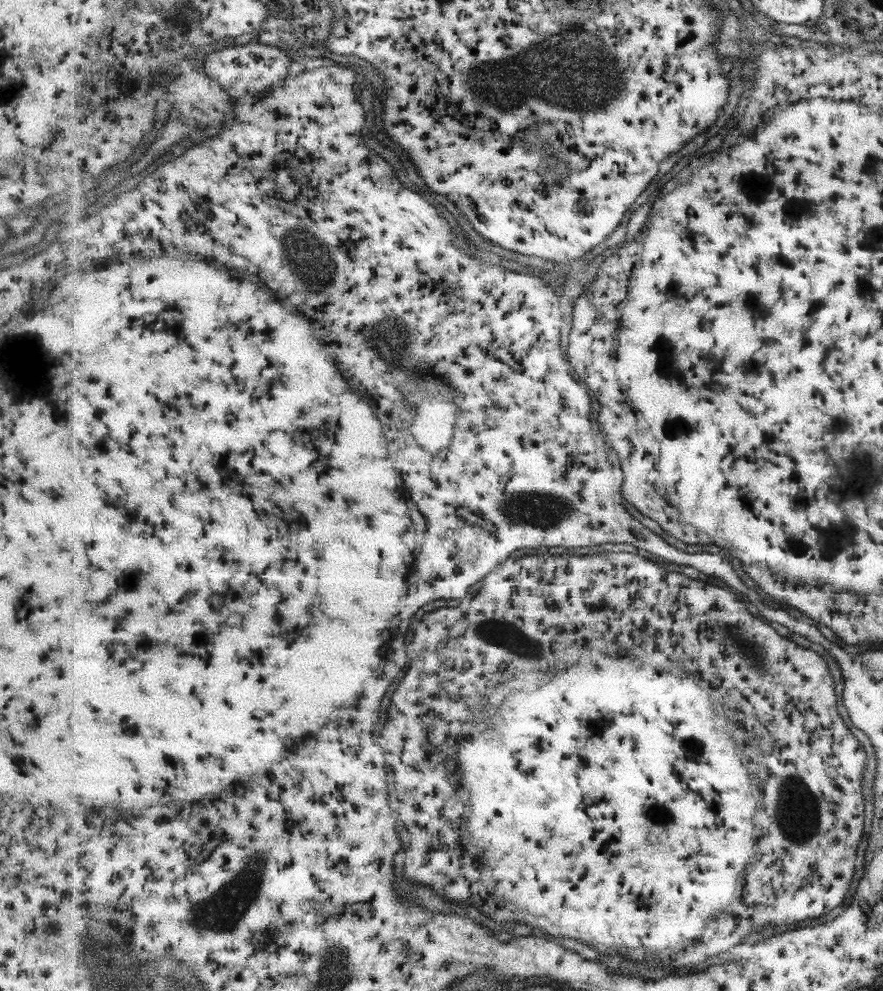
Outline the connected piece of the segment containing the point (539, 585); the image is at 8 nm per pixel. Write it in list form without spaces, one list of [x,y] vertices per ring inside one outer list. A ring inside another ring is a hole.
[[[607,552],[607,554],[595,554],[595,556],[557,556],[557,558],[543,558],[543,556],[527,556],[527,558],[521,558],[521,560],[517,560],[517,562],[515,562],[515,564],[513,564],[513,566],[511,566],[511,568],[509,568],[509,570],[507,570],[507,568],[503,568],[503,570],[499,570],[499,572],[491,572],[491,574],[489,574],[489,576],[487,576],[487,578],[485,578],[485,580],[483,580],[483,588],[481,588],[481,594],[479,594],[479,596],[475,596],[475,598],[473,598],[473,600],[465,600],[465,602],[463,602],[463,604],[459,604],[459,606],[443,606],[443,608],[437,608],[437,610],[431,610],[431,612],[425,612],[425,610],[421,610],[421,612],[419,612],[419,614],[417,614],[417,620],[415,620],[415,622],[413,622],[413,628],[415,628],[415,634],[413,634],[413,640],[415,640],[415,642],[417,642],[417,644],[413,644],[413,646],[417,646],[417,648],[413,648],[413,650],[415,650],[415,652],[419,652],[419,654],[417,654],[417,656],[415,656],[415,660],[413,660],[413,666],[411,666],[411,668],[409,668],[409,674],[407,674],[407,678],[405,678],[405,682],[403,682],[403,684],[401,684],[401,686],[399,686],[399,690],[397,690],[397,692],[395,692],[395,696],[393,696],[393,706],[391,706],[391,712],[389,712],[389,720],[387,720],[387,724],[385,724],[385,730],[383,730],[383,748],[385,748],[385,750],[389,750],[389,752],[387,752],[387,756],[389,756],[389,764],[391,764],[391,760],[393,760],[393,758],[397,758],[397,764],[395,764],[395,762],[393,762],[393,770],[395,770],[395,774],[397,774],[397,776],[401,776],[401,778],[403,778],[403,780],[401,780],[401,782],[415,782],[415,784],[391,784],[391,790],[389,790],[389,792],[393,792],[393,808],[397,808],[397,812],[401,812],[401,820],[403,820],[403,822],[405,822],[405,826],[407,826],[407,828],[409,828],[409,832],[411,832],[411,834],[413,834],[413,844],[411,844],[411,846],[409,846],[409,850],[407,850],[407,872],[405,872],[405,874],[407,874],[407,878],[411,878],[411,880],[415,880],[415,882],[421,882],[421,884],[427,884],[427,886],[431,886],[431,888],[433,888],[433,890],[435,890],[435,892],[439,892],[439,896],[441,896],[441,892],[445,892],[445,898],[449,898],[449,900],[451,900],[451,902],[461,902],[461,904],[471,904],[471,900],[475,900],[475,906],[477,906],[477,908],[481,908],[481,910],[483,910],[483,912],[485,912],[485,914],[489,914],[489,916],[493,916],[493,918],[495,918],[495,920],[497,920],[497,922],[523,922],[523,924],[531,924],[531,926],[535,926],[535,928],[541,928],[541,930],[545,930],[545,932],[549,932],[549,934],[555,934],[555,936],[563,936],[563,938],[575,938],[575,940],[579,940],[579,942],[581,942],[581,940],[583,940],[583,942],[585,942],[585,944],[589,944],[589,946],[591,946],[591,948],[595,948],[595,950],[597,950],[597,948],[601,948],[601,952],[603,952],[603,954],[615,954],[615,942],[617,942],[617,952],[619,952],[619,954],[623,954],[623,956],[627,956],[627,958],[629,958],[629,960],[645,960],[645,956],[647,956],[647,960],[651,960],[651,962],[653,962],[653,964],[669,964],[669,966],[689,966],[689,964],[691,964],[691,960],[693,960],[693,964],[699,964],[699,962],[703,962],[703,960],[705,960],[705,958],[707,958],[707,956],[717,956],[717,954],[721,954],[721,952],[723,952],[723,950],[725,950],[725,946],[723,946],[723,944],[727,944],[727,946],[733,946],[733,944],[739,944],[739,942],[741,942],[741,940],[743,940],[743,938],[745,938],[745,936],[749,936],[749,934],[751,934],[751,932],[755,932],[755,930],[761,930],[761,928],[763,928],[763,926],[767,926],[767,924],[793,924],[793,922],[799,922],[799,920],[807,920],[807,918],[819,918],[819,916],[823,916],[823,914],[827,914],[827,912],[831,912],[831,908],[837,908],[837,906],[839,906],[839,904],[843,904],[843,900],[845,900],[845,896],[847,896],[847,890],[849,890],[849,884],[851,884],[851,880],[853,880],[853,876],[855,876],[855,868],[857,868],[857,862],[855,862],[855,860],[857,860],[857,848],[859,848],[859,844],[861,844],[861,838],[863,838],[863,834],[865,834],[865,798],[863,798],[863,782],[861,782],[861,774],[863,774],[863,770],[865,770],[865,762],[867,762],[867,752],[865,752],[865,750],[863,750],[863,746],[861,746],[861,744],[859,744],[859,740],[857,740],[857,738],[855,738],[855,736],[853,736],[853,732],[851,732],[851,730],[849,730],[849,728],[847,728],[847,724],[845,724],[845,722],[843,722],[843,718],[841,718],[841,716],[839,716],[839,712],[837,712],[837,700],[839,700],[839,698],[837,698],[837,694],[835,694],[835,682],[833,682],[833,678],[831,678],[831,672],[829,672],[829,668],[827,668],[827,662],[825,662],[825,660],[823,660],[823,658],[821,658],[821,656],[819,656],[819,654],[815,654],[815,652],[811,652],[811,650],[805,650],[805,648],[801,648],[801,646],[797,646],[797,644],[795,644],[795,642],[791,642],[791,640],[789,640],[789,638],[783,638],[783,636],[781,636],[781,634],[777,634],[777,630],[775,630],[775,628],[771,628],[771,626],[769,626],[769,624],[765,624],[765,622],[763,622],[763,620],[759,620],[759,618],[757,618],[757,620],[755,620],[755,616],[753,616],[753,614],[751,614],[751,612],[749,612],[749,610],[747,610],[747,608],[745,608],[745,606],[743,606],[743,604],[741,604],[741,602],[739,602],[739,600],[737,600],[737,598],[735,598],[735,594],[733,594],[733,592],[727,592],[727,590],[721,590],[721,588],[717,588],[717,586],[713,586],[713,584],[707,584],[707,582],[699,582],[699,580],[693,580],[693,578],[687,578],[687,576],[683,576],[683,574],[679,574],[679,572],[669,572],[669,570],[665,570],[665,568],[663,568],[663,566],[659,566],[659,564],[655,564],[655,562],[651,562],[651,560],[647,560],[647,558],[643,558],[643,556],[639,556],[639,554],[629,554],[629,552],[619,552],[619,554],[617,554],[617,552]],[[583,646],[585,646],[585,650],[583,650],[583,658],[581,658],[581,664],[577,664],[577,666],[571,666],[571,664],[575,664],[575,660],[577,660],[577,652],[579,652],[579,650],[581,650],[581,648],[583,648]],[[521,680],[525,680],[525,682],[527,682],[527,690],[529,690],[529,688],[531,688],[531,690],[535,690],[535,688],[539,688],[539,686],[543,686],[543,684],[545,684],[545,686],[543,686],[543,688],[539,688],[539,690],[535,690],[535,692],[531,692],[531,694],[519,694],[519,692],[517,692],[517,696],[509,696],[509,698],[507,698],[507,702],[505,702],[505,704],[503,704],[503,708],[501,708],[501,710],[503,710],[503,712],[505,712],[505,722],[507,722],[507,726],[505,726],[505,730],[499,730],[499,728],[491,728],[491,726],[493,726],[493,724],[495,724],[495,714],[497,714],[497,712],[499,712],[499,704],[501,704],[501,700],[503,700],[503,698],[505,698],[505,696],[499,696],[499,690],[503,690],[503,688],[505,688],[505,682],[511,682],[511,686],[513,686],[513,684],[515,684],[515,682],[521,682]],[[713,700],[715,700],[715,702],[719,702],[719,704],[721,704],[721,708],[723,708],[723,710],[725,710],[725,712],[727,712],[727,718],[731,718],[731,720],[733,720],[733,722],[741,722],[741,730],[743,730],[743,742],[741,742],[741,750],[739,750],[739,756],[741,756],[741,758],[739,758],[739,756],[735,756],[735,754],[737,754],[737,748],[735,748],[735,740],[733,740],[733,736],[731,736],[731,732],[729,732],[729,730],[727,730],[727,720],[725,720],[725,718],[723,718],[723,716],[721,716],[721,712],[717,712],[717,710],[715,710],[715,708],[713,708]],[[479,722],[481,722],[481,724],[485,724],[485,722],[487,722],[487,724],[485,724],[485,730],[487,730],[487,728],[491,728],[491,730],[489,730],[489,732],[485,732],[485,734],[483,734],[483,736],[481,736],[481,738],[477,738],[477,740],[473,740],[473,742],[471,742],[471,744],[465,744],[465,746],[463,746],[463,742],[467,742],[467,738],[469,738],[469,736],[471,736],[471,734],[473,734],[473,730],[475,730],[475,724],[477,724],[477,726],[481,726],[481,724],[479,724]],[[461,790],[465,790],[465,792],[471,792],[471,798],[469,798],[469,802],[471,802],[471,806],[473,806],[473,808],[477,808],[477,810],[473,810],[473,816],[471,816],[471,818],[469,818],[469,820],[467,820],[467,824],[469,824],[469,826],[467,826],[467,828],[465,828],[465,826],[463,826],[463,814],[469,814],[469,804],[467,804],[467,800],[465,800],[465,798],[463,798],[463,802],[461,802],[461,796],[463,796],[463,794],[461,794]],[[755,794],[759,794],[759,796],[765,796],[765,822],[767,822],[767,824],[765,824],[765,834],[763,834],[763,838],[765,838],[765,854],[763,854],[763,858],[761,858],[761,860],[757,860],[757,858],[755,858],[755,856],[753,856],[753,854],[755,854],[755,846],[757,846],[757,840],[755,840],[755,836],[753,836],[753,830],[755,830],[755,826],[753,826],[753,822],[751,822],[751,820],[753,820],[753,816],[755,816],[755,812],[757,812],[757,798],[755,798]],[[477,846],[479,846],[479,848],[483,848],[483,856],[485,856],[485,858],[487,858],[487,860],[497,860],[497,862],[491,862],[491,864],[487,864],[487,866],[497,866],[497,870],[495,870],[495,874],[493,874],[493,876],[495,876],[495,878],[491,878],[491,876],[489,876],[489,872],[491,872],[491,870],[489,870],[489,868],[487,868],[487,866],[485,866],[485,864],[483,864],[483,856],[481,856],[481,854],[479,854],[479,848],[477,848]],[[743,874],[747,874],[747,884],[745,884],[745,888],[739,888],[739,884],[741,884],[741,876],[743,876]]]

